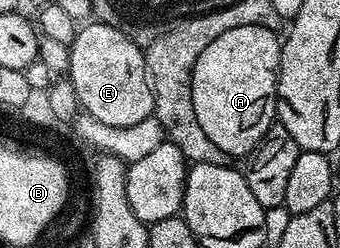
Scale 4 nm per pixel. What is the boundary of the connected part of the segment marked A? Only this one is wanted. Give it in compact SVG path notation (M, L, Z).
M263 27L229 28L197 57L192 69L192 100L197 121L221 152L250 155L277 118L278 33Z

